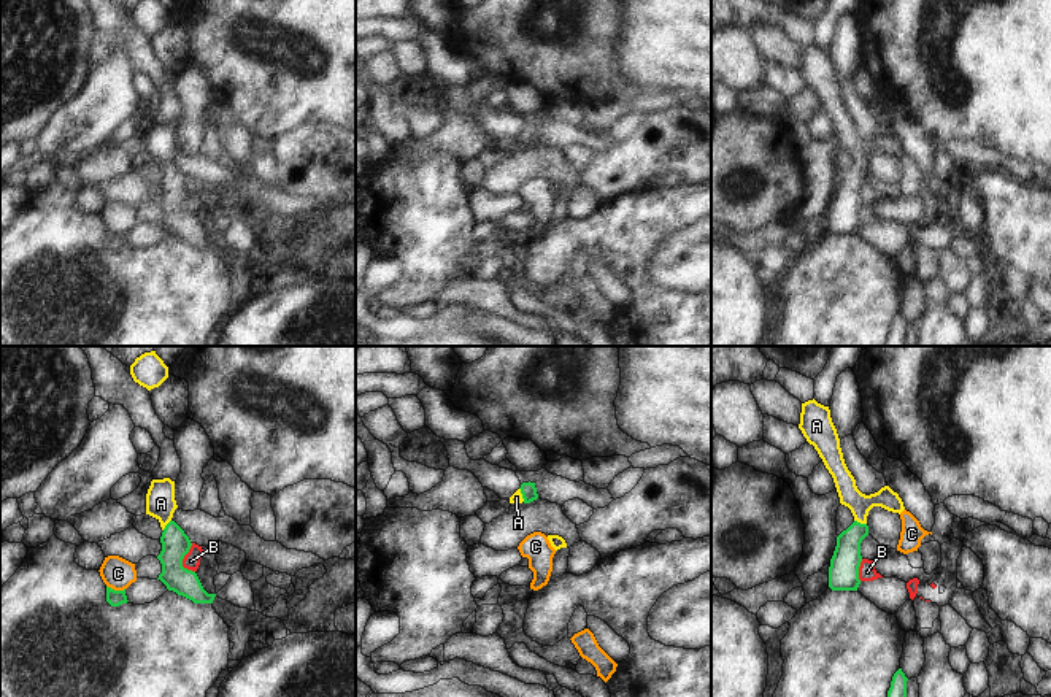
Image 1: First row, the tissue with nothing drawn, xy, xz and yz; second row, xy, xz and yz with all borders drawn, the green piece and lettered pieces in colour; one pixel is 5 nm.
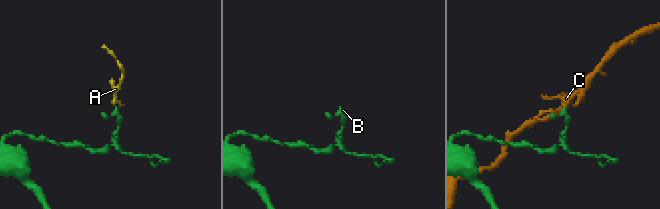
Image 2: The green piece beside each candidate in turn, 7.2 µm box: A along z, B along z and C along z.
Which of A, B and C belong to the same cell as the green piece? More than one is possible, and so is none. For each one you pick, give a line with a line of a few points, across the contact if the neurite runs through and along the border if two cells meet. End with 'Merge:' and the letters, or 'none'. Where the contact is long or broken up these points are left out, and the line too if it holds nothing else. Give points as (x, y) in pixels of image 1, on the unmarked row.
A: line yz (845, 207), (859, 167), (859, 148)
Merge: A

